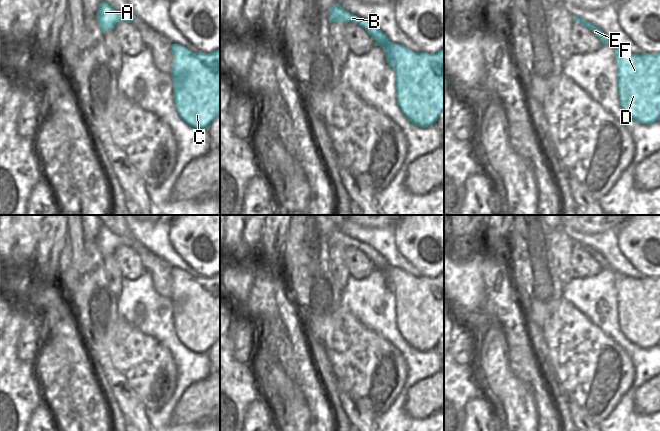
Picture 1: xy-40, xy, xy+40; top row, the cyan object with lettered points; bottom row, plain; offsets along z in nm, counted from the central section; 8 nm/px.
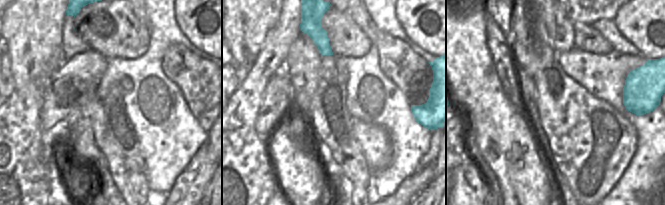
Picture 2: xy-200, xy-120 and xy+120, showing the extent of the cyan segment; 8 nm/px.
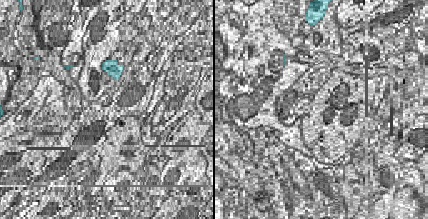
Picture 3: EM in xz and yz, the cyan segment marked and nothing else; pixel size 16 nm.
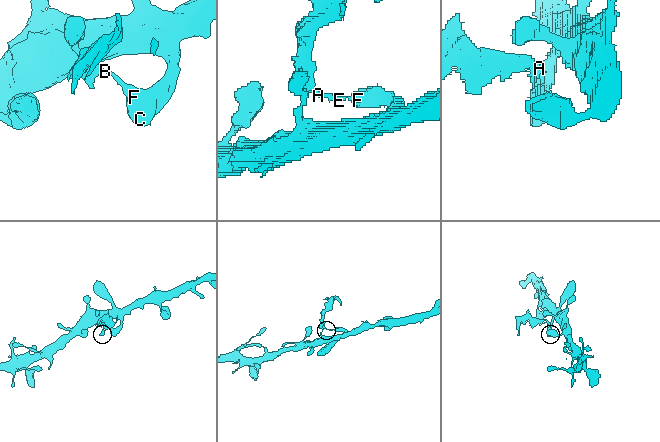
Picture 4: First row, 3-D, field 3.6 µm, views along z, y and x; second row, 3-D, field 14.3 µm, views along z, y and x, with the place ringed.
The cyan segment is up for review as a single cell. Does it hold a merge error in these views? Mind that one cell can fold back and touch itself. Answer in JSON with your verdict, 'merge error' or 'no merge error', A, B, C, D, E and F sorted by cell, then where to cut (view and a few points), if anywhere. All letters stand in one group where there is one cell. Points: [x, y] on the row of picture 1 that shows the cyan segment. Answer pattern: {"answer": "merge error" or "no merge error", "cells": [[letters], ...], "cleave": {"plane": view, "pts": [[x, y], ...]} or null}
{"answer": "merge error", "cells": [["A", "B", "E"], ["C", "D", "F"]], "cleave": {"plane": "xy", "pts": [[390, 41], [381, 46]]}}

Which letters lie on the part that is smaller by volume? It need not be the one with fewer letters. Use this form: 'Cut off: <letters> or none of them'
Cut off: A, B, E

